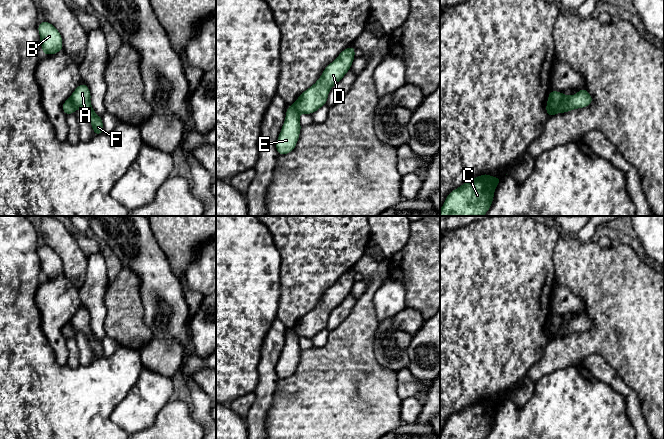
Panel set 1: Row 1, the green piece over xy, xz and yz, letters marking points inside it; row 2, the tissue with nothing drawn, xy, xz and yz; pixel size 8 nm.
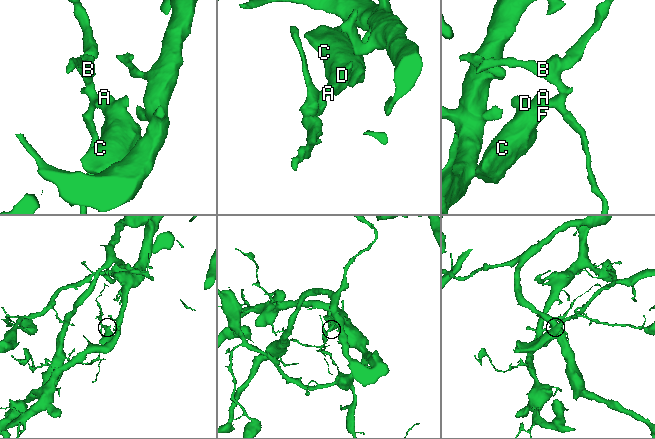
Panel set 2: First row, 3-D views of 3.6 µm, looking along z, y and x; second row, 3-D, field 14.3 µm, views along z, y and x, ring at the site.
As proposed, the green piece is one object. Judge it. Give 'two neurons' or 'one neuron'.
two neurons

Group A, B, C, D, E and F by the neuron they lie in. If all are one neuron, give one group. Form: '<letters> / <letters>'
A C D F / B E

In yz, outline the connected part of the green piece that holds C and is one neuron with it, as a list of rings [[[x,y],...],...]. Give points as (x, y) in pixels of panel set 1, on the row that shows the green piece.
[[[485,173],[451,191],[440,209],[440,216],[484,216],[490,209],[500,177]]]

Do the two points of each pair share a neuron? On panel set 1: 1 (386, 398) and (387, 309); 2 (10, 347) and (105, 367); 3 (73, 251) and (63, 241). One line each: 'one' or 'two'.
1: two
2: one
3: one

